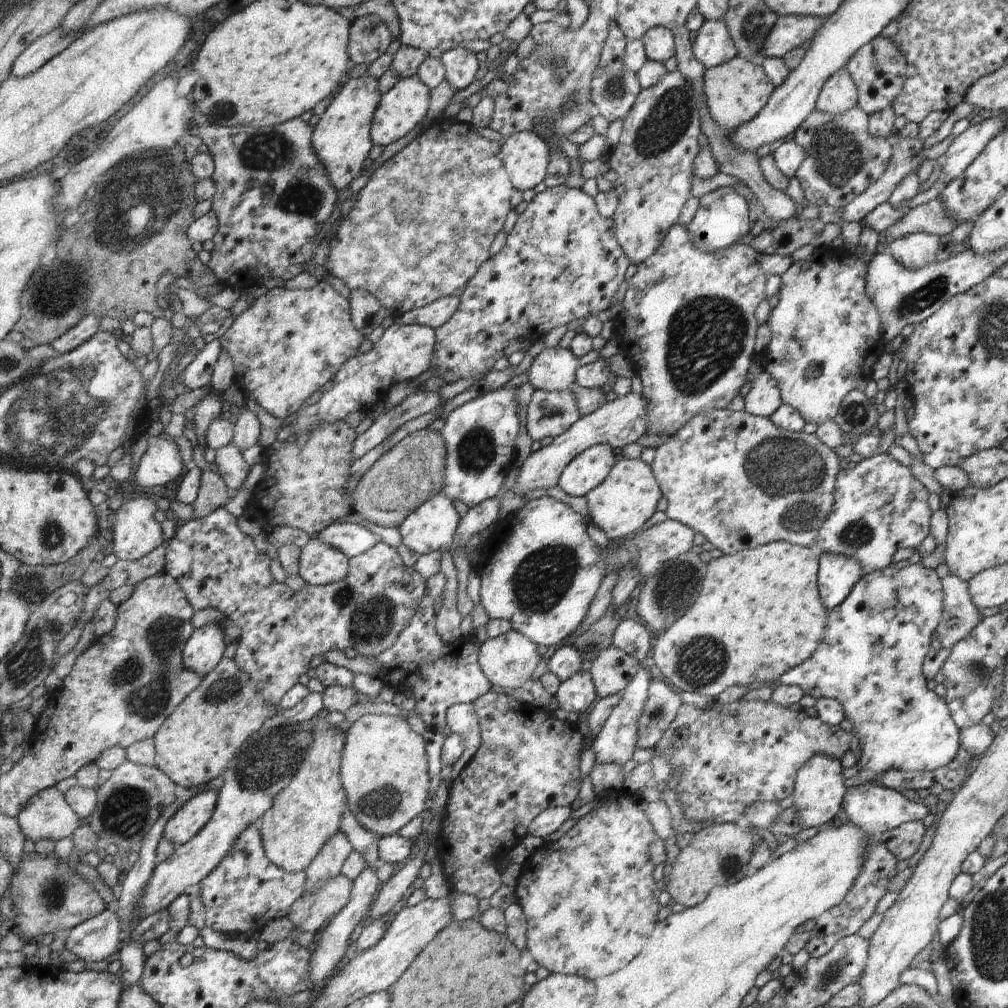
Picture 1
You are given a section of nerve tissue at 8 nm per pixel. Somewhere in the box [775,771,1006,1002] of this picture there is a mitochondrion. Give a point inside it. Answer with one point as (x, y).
(831, 973)

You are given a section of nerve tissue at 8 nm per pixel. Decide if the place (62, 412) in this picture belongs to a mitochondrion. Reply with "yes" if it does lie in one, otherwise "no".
yes

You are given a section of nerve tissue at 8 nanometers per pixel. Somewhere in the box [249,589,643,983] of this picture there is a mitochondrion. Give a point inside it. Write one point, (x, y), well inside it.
(382, 804)

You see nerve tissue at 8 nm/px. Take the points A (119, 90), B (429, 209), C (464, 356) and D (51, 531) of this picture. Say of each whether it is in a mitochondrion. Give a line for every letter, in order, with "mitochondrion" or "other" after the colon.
A: other
B: mitochondrion
C: other
D: mitochondrion

